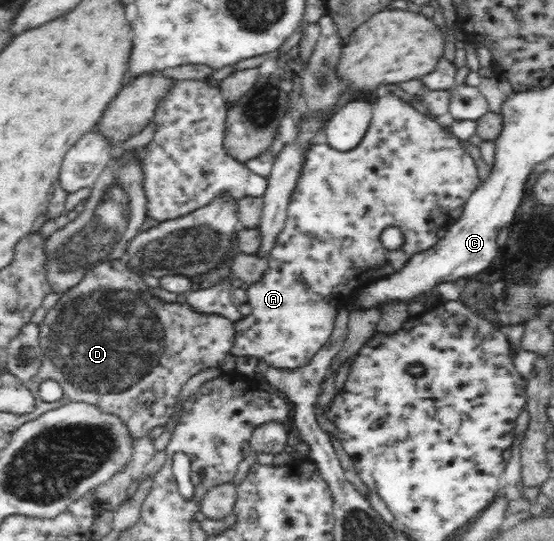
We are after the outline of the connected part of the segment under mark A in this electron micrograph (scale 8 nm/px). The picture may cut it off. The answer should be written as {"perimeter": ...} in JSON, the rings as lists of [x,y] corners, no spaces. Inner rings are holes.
{"perimeter":[[[390,93],[384,97],[377,96],[373,104],[373,116],[371,117],[370,125],[365,131],[362,139],[349,150],[338,150],[334,146],[326,143],[312,144],[310,149],[306,151],[306,161],[302,167],[302,175],[298,179],[298,184],[290,196],[287,205],[287,216],[285,217],[284,225],[281,227],[273,246],[267,253],[266,261],[268,265],[264,273],[260,276],[258,281],[251,283],[250,287],[246,289],[248,293],[248,303],[252,307],[251,314],[247,315],[238,321],[234,322],[236,328],[236,341],[230,355],[236,357],[241,355],[252,355],[256,359],[262,359],[271,367],[280,369],[296,369],[304,367],[308,361],[312,361],[313,355],[320,349],[320,346],[330,337],[331,331],[334,329],[334,321],[338,311],[346,303],[356,290],[364,287],[368,282],[376,281],[388,274],[399,270],[404,262],[413,254],[420,250],[431,248],[437,242],[438,229],[446,223],[450,223],[450,211],[458,209],[460,205],[464,205],[467,199],[480,187],[480,178],[478,178],[478,167],[474,157],[470,155],[468,147],[464,140],[461,140],[450,129],[450,123],[447,119],[439,117],[424,115],[420,113],[414,103],[408,103],[400,99],[398,95]],[[396,226],[404,233],[406,243],[402,249],[398,251],[390,251],[384,249],[380,243],[380,233],[384,231],[385,227]]]}

